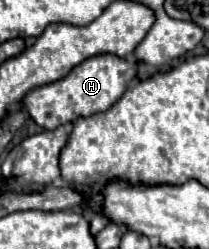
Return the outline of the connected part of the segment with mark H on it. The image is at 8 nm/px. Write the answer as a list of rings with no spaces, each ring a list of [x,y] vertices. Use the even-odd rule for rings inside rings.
[[[116,55],[90,57],[78,67],[74,67],[64,79],[28,91],[22,99],[22,105],[28,115],[36,121],[36,125],[40,125],[42,129],[56,129],[60,125],[74,123],[80,117],[88,117],[110,109],[122,97],[126,87],[134,83],[136,67],[138,65],[134,61],[120,59]]]

